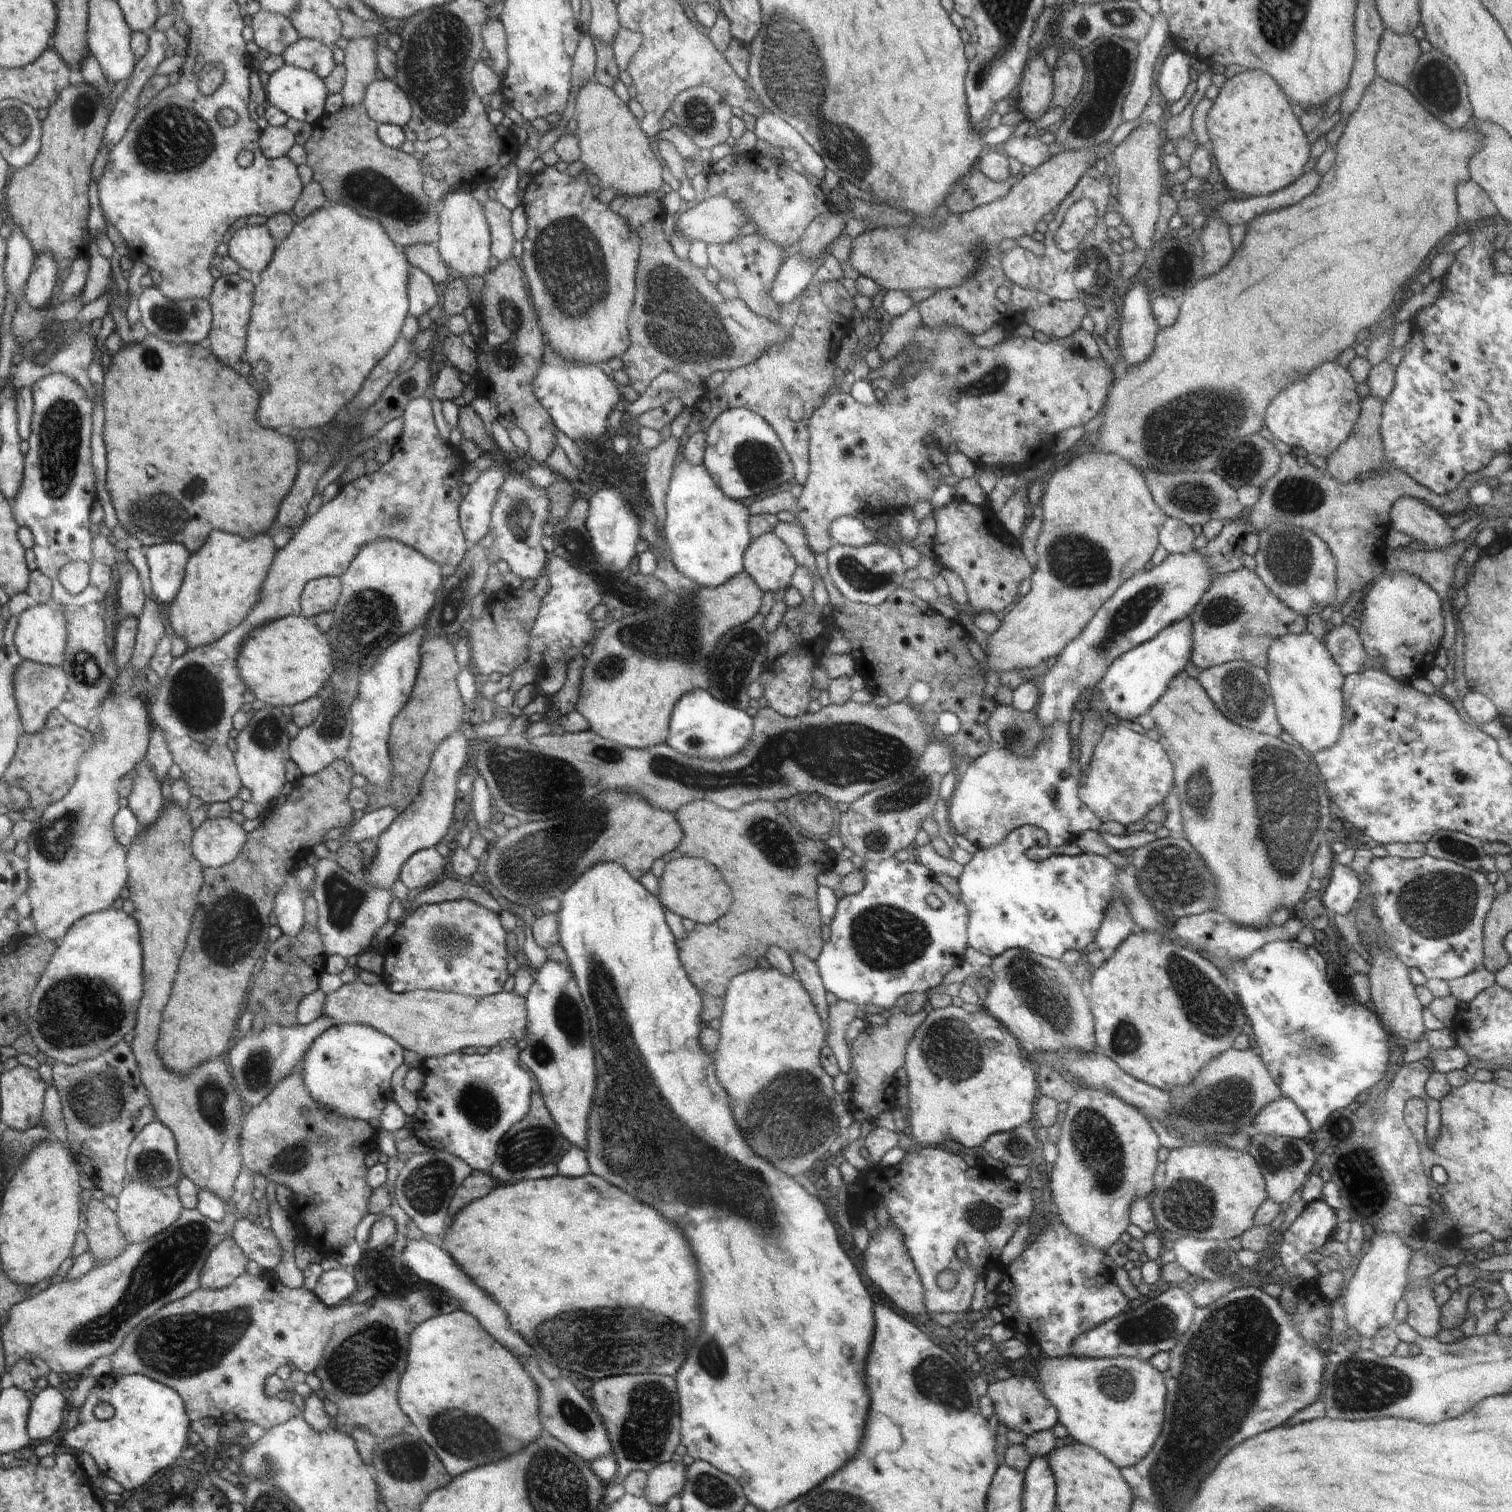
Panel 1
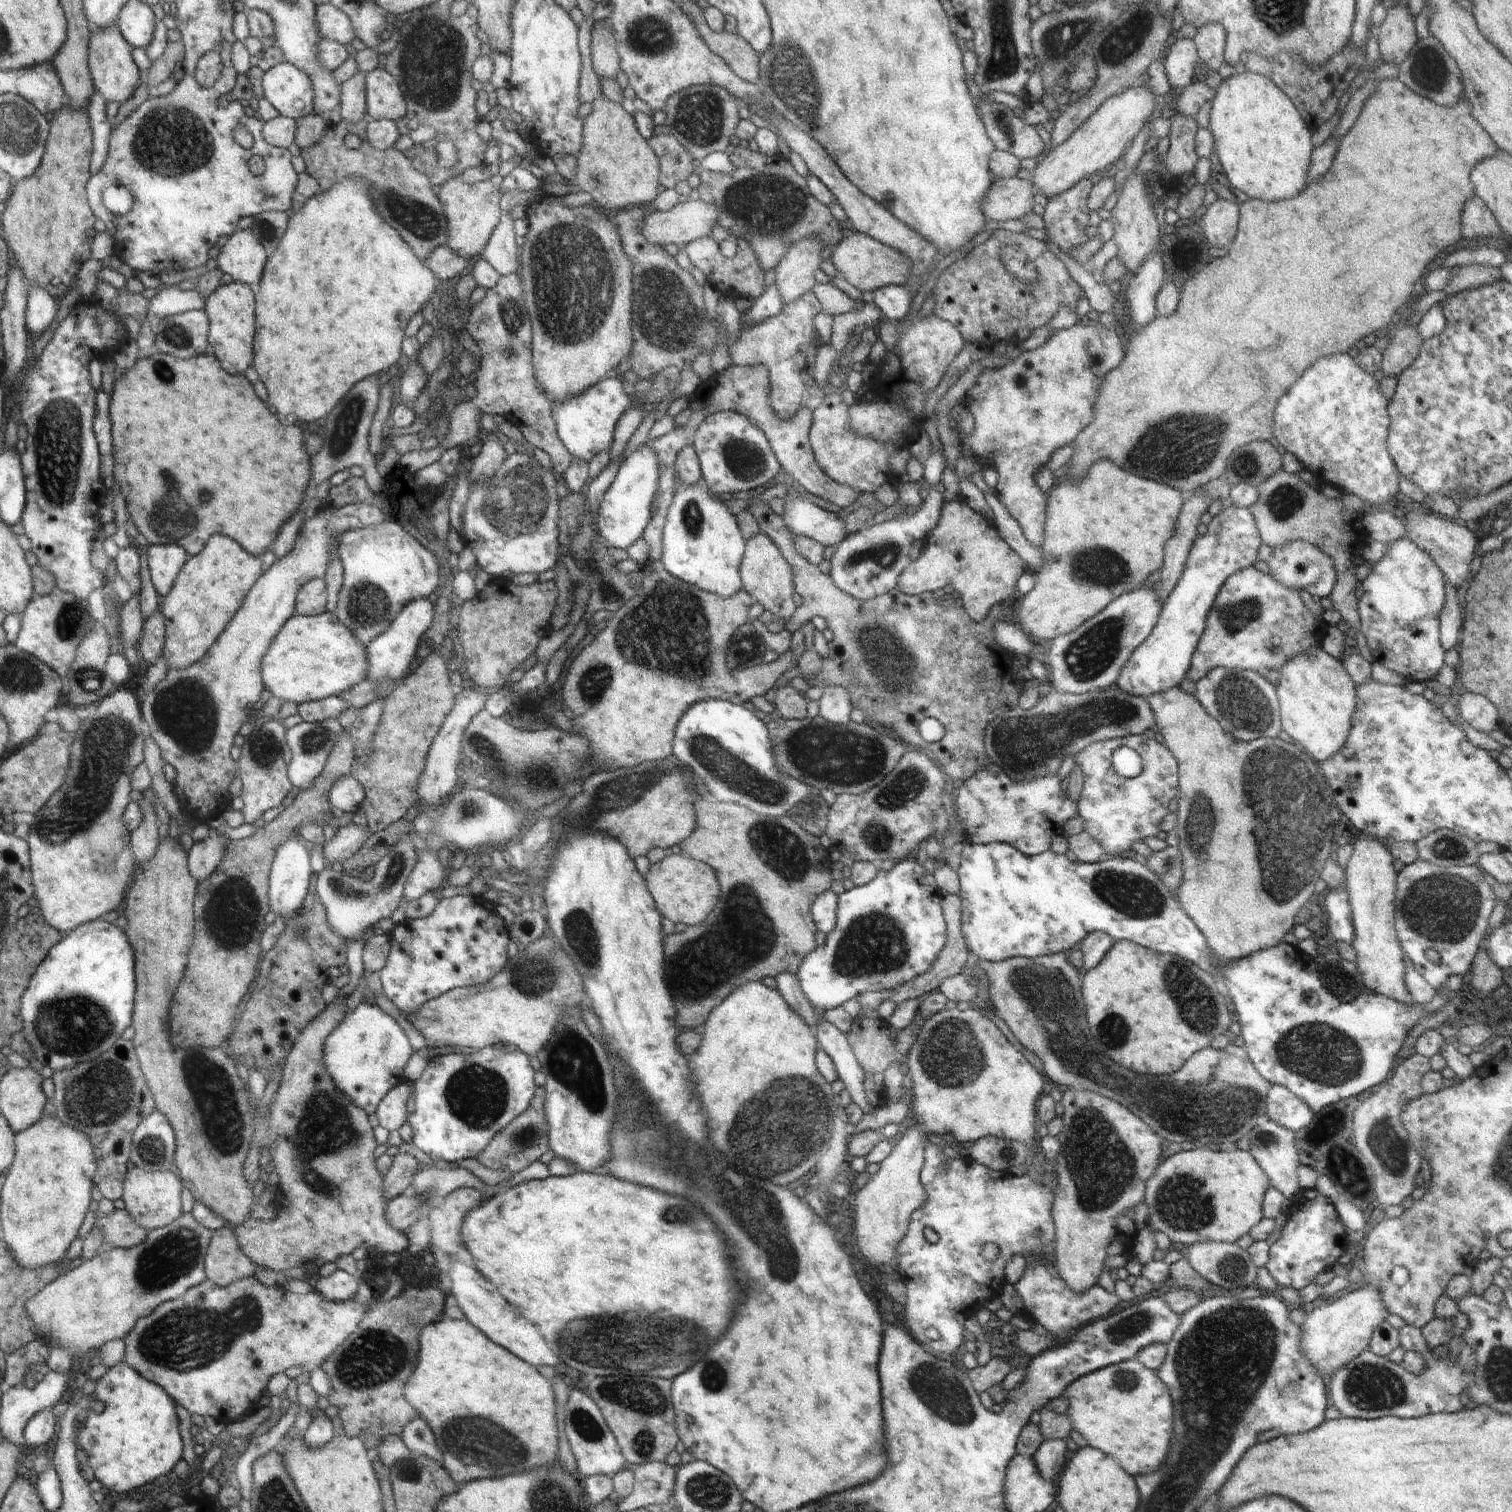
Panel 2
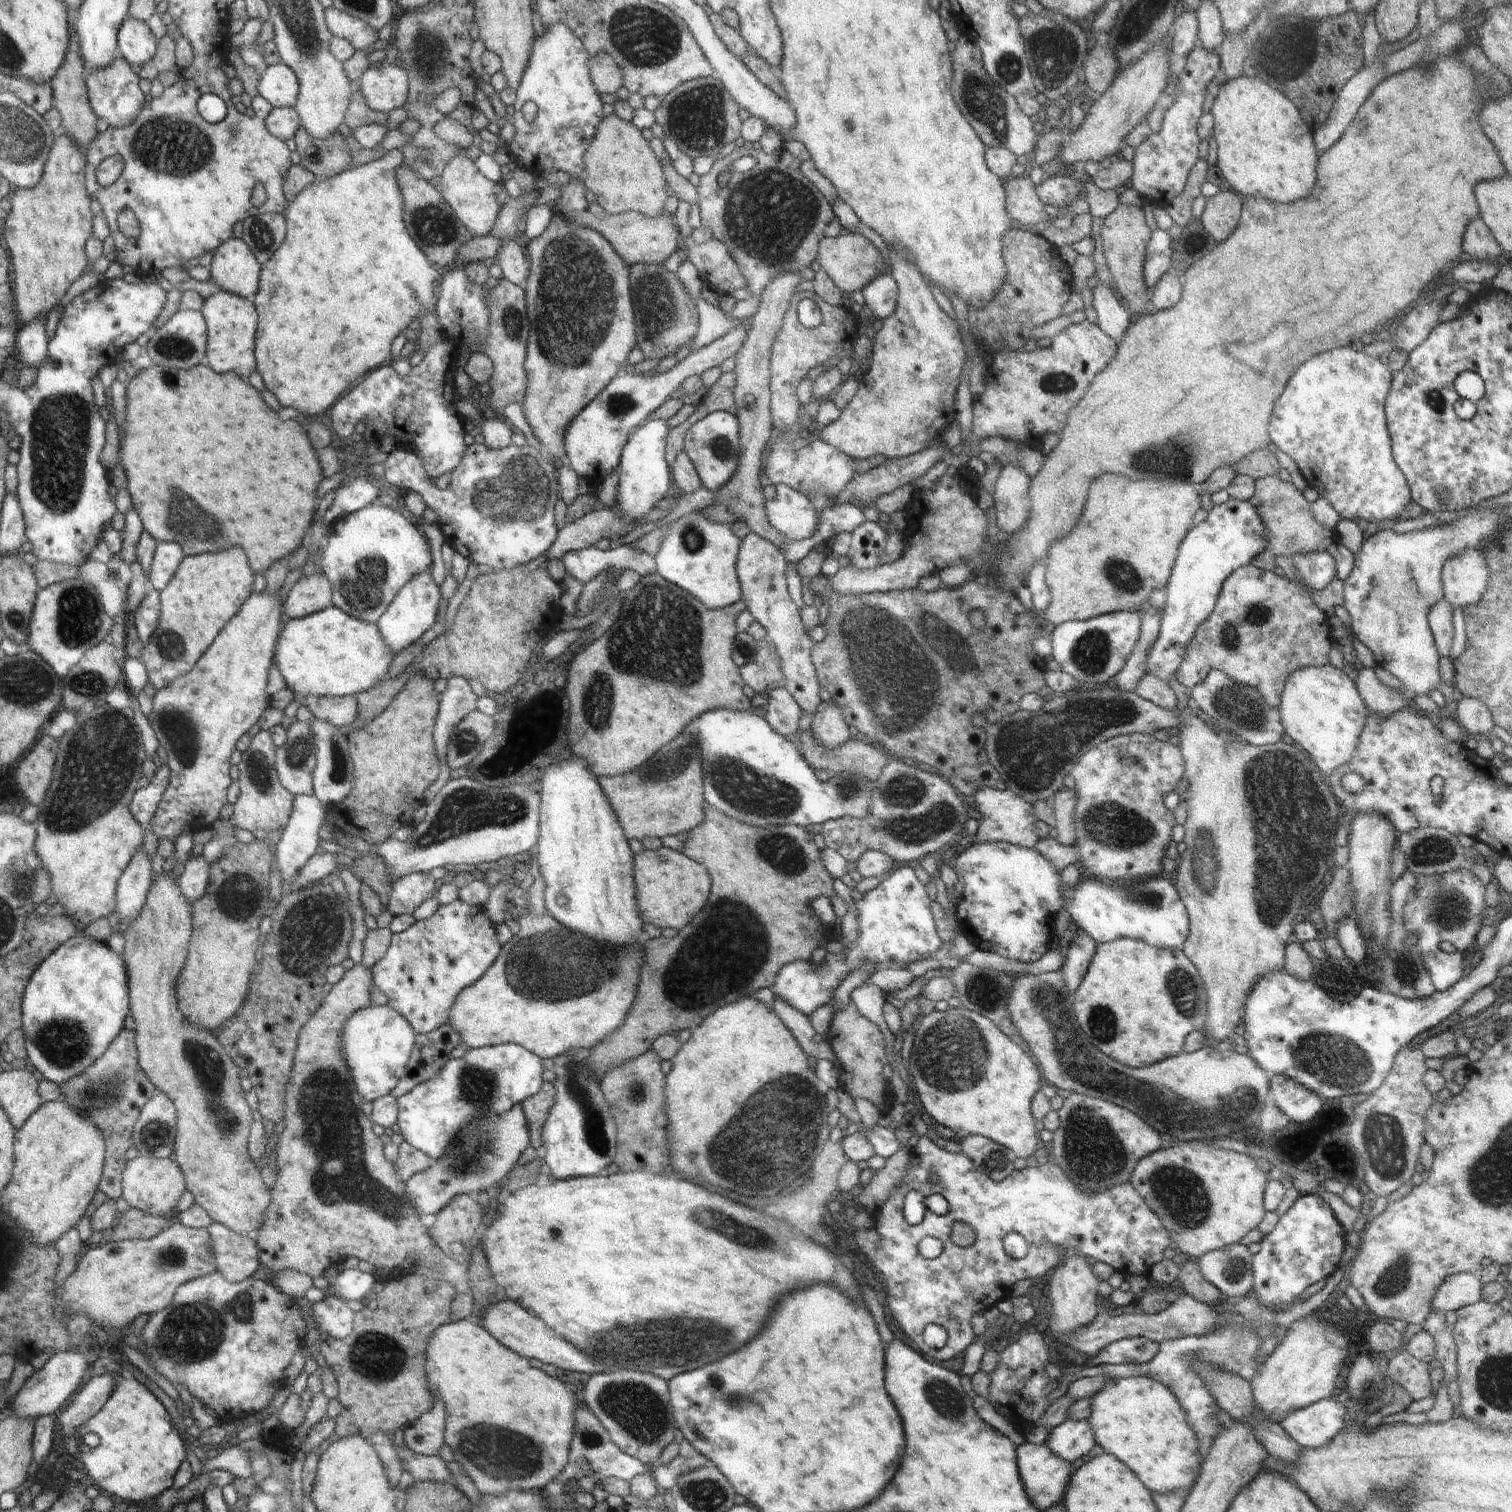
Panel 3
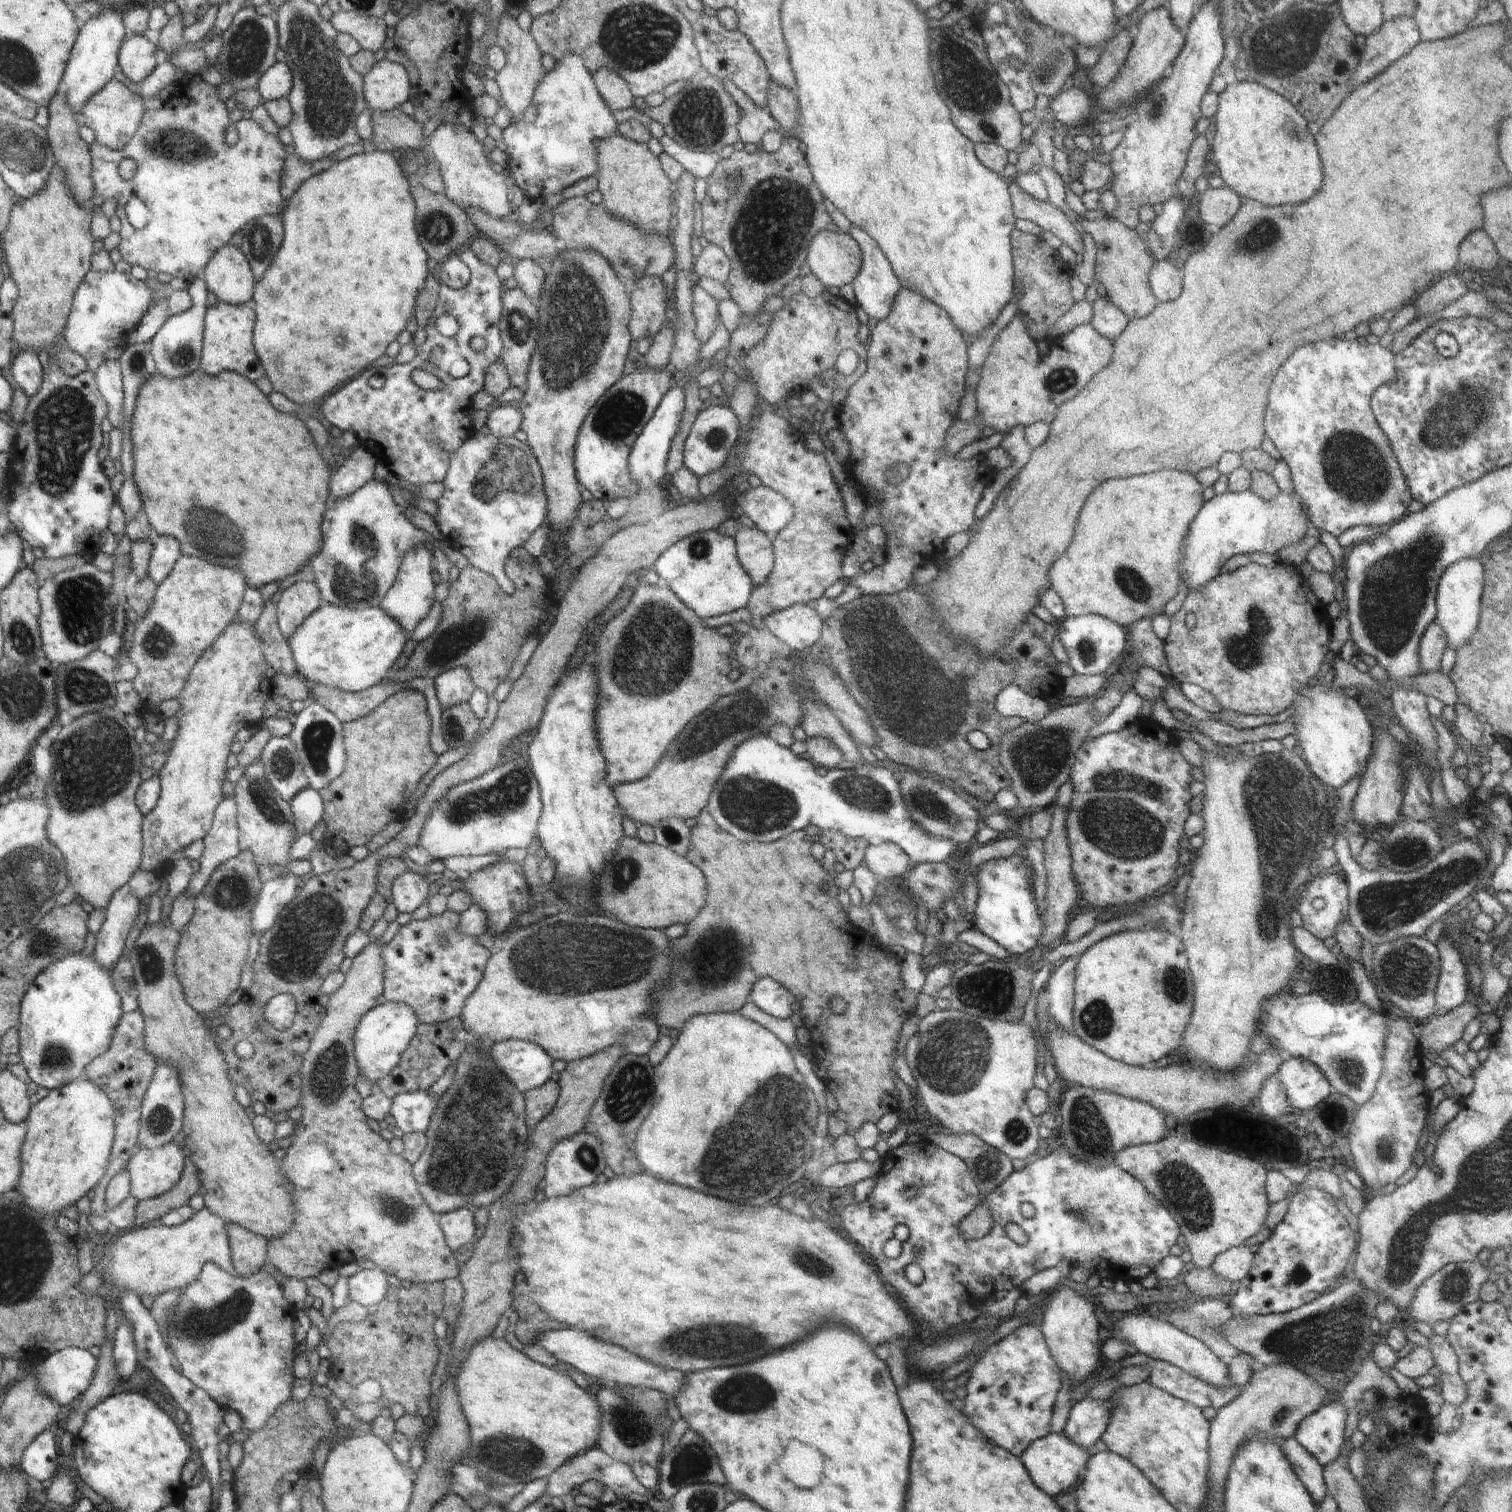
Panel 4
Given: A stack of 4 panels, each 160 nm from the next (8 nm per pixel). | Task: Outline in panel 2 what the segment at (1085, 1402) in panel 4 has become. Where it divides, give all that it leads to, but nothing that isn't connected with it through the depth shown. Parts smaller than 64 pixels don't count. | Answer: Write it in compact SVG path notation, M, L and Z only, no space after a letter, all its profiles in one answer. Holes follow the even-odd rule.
M1048 1439L1043 1441L1032 1458L1042 1478L1056 1484L1054 1480L1062 1472L1068 1454L1070 1451L1066 1447L1066 1440Z

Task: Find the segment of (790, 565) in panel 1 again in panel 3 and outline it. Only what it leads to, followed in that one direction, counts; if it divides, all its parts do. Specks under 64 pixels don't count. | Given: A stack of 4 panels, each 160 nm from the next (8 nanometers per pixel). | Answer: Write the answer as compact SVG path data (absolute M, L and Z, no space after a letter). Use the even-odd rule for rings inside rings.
M750 532L741 543L737 575L741 581L741 599L745 600L755 620L764 626L768 640L774 644L779 654L780 668L785 676L785 687L802 709L814 714L822 702L819 697L821 683L817 679L816 666L812 666L813 660L810 660L810 652L813 652L815 642L806 634L802 626L803 614L798 614L796 604L791 599L788 586L791 577L788 561L777 545Z

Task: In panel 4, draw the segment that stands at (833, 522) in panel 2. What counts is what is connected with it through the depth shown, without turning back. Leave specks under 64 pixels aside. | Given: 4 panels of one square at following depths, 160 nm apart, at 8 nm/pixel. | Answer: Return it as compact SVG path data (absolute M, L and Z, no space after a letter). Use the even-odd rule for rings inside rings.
M764 486L752 488L734 500L740 508L738 513L751 518L758 525L758 528L769 537L777 535L793 522L795 508L791 506L791 502L785 496L782 496L782 493L776 492L774 489Z

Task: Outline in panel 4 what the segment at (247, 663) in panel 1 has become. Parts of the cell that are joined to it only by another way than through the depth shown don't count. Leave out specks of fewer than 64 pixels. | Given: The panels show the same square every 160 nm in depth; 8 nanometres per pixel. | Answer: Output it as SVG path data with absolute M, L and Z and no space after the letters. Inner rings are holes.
M323 602L289 638L296 674L327 687L360 692L382 682L406 640L405 630L381 607L362 609Z

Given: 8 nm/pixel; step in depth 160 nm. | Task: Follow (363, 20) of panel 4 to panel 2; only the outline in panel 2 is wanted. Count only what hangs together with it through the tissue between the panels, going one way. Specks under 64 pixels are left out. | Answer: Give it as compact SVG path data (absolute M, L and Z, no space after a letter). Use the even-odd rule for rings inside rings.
M329 2L317 4L317 27L320 38L336 41L341 45L351 43L356 38L354 27L349 16L342 9Z

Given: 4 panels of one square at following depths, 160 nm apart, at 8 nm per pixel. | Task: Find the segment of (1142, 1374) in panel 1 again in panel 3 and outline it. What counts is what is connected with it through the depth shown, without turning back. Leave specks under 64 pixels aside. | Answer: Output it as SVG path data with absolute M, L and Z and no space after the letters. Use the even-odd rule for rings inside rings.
M1146 1376L1110 1377L1102 1388L1091 1397L1090 1416L1086 1422L1091 1426L1095 1441L1104 1452L1122 1460L1152 1492L1169 1493L1174 1489L1192 1488L1200 1470L1199 1446L1196 1435L1187 1425L1184 1411L1172 1391L1156 1379Z

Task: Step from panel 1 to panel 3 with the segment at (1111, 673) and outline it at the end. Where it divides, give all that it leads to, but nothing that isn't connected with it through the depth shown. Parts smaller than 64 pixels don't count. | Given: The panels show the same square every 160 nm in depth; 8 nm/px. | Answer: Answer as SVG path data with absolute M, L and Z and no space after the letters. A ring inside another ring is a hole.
M1229 498L1221 505L1216 505L1208 513L1206 520L1193 526L1180 543L1174 566L1165 586L1165 603L1161 612L1160 632L1147 652L1145 672L1157 676L1168 684L1175 679L1190 641L1194 638L1197 628L1210 616L1217 603L1223 582L1238 567L1250 565L1262 551L1268 549L1265 526L1257 508L1250 501Z

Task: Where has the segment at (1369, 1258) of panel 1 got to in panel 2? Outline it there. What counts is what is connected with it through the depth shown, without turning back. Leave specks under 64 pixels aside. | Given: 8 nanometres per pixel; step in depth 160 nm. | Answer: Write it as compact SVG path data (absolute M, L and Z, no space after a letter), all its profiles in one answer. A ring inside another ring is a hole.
M1378 1283L1339 1293L1328 1302L1316 1303L1308 1312L1302 1331L1301 1347L1325 1379L1343 1364L1370 1346L1374 1329L1389 1315Z

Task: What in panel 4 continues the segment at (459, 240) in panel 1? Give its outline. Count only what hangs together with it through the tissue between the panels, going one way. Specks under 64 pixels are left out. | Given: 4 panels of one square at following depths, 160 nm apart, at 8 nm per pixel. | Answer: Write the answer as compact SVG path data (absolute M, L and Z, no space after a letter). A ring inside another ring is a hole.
M450 123L440 124L427 140L426 154L436 162L443 178L443 191L460 208L478 209L497 219L515 215L515 208L508 202L506 176L508 171L498 174L488 164L488 158L482 152L482 145L466 127Z

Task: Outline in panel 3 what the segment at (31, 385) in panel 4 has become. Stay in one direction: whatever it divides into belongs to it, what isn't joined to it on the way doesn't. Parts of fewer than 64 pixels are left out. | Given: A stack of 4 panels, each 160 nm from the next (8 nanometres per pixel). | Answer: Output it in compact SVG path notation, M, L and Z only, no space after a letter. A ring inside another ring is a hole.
M38 317L30 324L22 326L17 338L19 365L30 365L39 370L49 357L50 343L48 317Z

